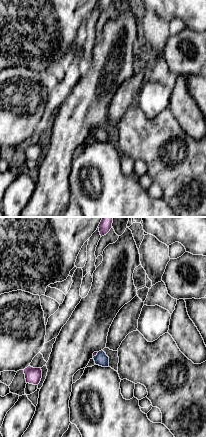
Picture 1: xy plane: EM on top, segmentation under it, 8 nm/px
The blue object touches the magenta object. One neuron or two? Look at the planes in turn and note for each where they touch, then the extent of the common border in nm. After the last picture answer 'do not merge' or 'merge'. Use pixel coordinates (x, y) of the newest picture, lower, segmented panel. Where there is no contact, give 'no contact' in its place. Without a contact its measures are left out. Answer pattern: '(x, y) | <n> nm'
(96, 355) | 60 nm

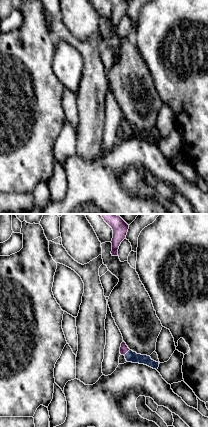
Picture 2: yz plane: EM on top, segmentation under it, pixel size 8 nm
(127, 352) | 70 nm

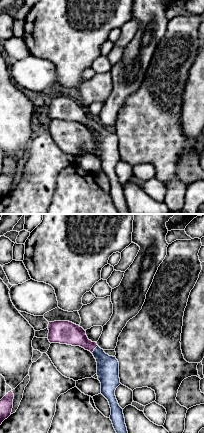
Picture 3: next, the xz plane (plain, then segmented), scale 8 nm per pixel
(94, 349) | 80 nm

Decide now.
merge

